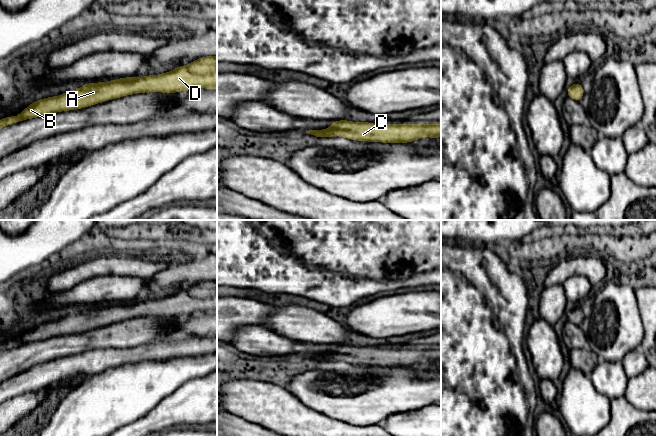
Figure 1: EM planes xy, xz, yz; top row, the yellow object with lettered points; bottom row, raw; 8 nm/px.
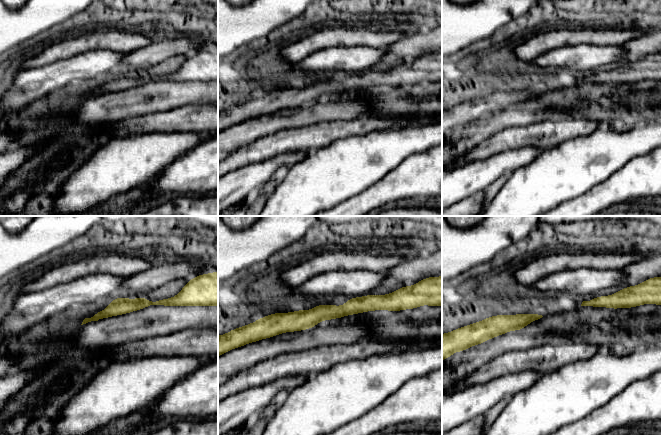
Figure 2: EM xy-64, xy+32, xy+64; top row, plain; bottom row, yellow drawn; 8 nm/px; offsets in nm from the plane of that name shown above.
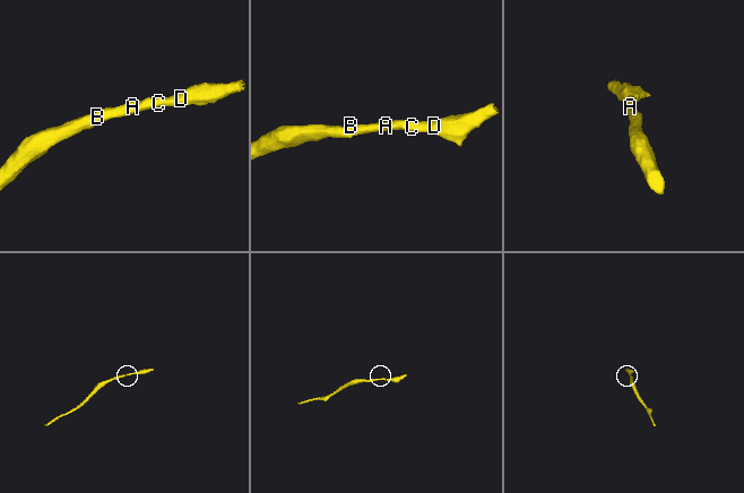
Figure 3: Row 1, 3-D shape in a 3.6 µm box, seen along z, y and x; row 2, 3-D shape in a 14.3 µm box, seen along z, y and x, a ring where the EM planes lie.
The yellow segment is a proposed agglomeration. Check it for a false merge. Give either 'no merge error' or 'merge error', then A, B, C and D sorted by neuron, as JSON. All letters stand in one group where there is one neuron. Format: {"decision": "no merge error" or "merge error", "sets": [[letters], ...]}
{"decision": "no merge error", "sets": [["A", "B", "C", "D"]]}

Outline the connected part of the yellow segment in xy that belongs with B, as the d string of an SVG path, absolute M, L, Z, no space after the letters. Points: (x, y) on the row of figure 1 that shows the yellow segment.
M217 56L201 57L185 66L159 75L124 77L106 82L87 83L79 89L59 96L32 102L18 116L4 117L0 129L23 120L42 117L56 112L77 110L108 100L137 93L177 93L197 87L217 89Z

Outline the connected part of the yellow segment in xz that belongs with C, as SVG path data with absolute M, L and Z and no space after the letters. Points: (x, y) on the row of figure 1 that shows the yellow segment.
M343 119L332 122L329 128L306 133L316 137L340 136L356 141L409 143L422 136L437 139L441 136L441 124L372 124Z

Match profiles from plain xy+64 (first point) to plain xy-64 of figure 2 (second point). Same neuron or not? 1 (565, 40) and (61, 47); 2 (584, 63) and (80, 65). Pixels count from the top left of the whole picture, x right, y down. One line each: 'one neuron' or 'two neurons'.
1: one neuron
2: one neuron

